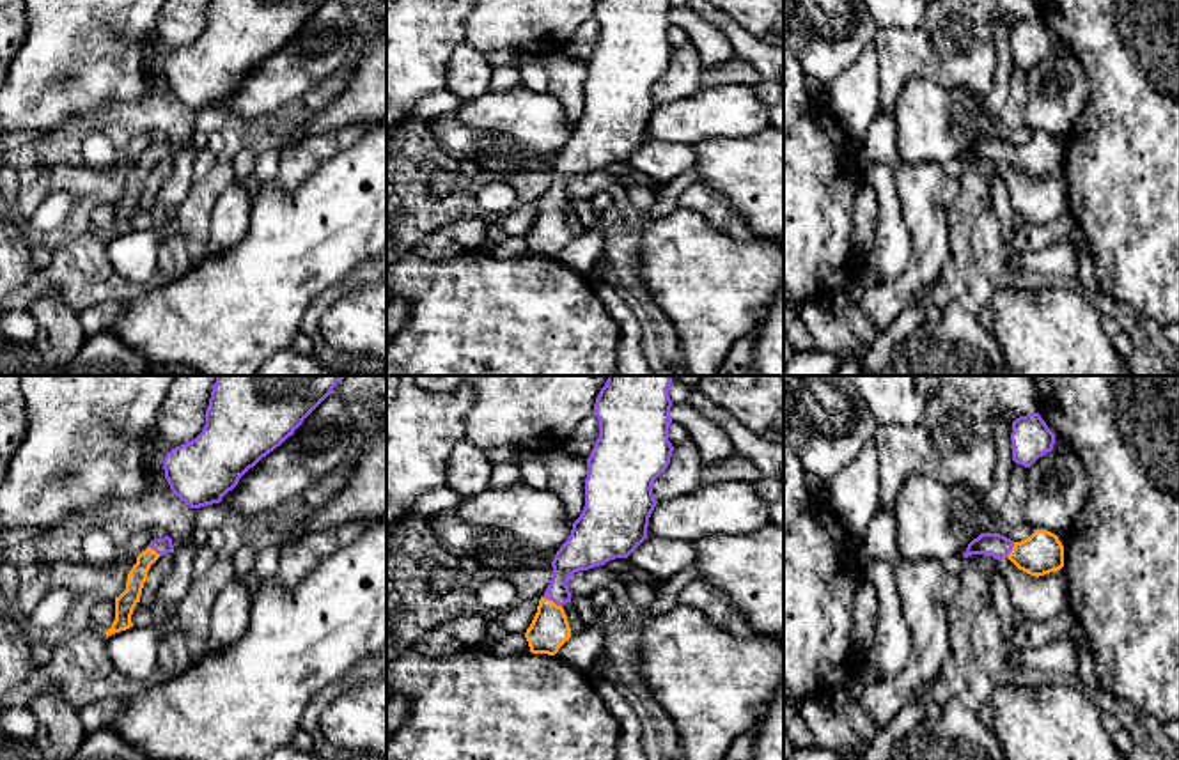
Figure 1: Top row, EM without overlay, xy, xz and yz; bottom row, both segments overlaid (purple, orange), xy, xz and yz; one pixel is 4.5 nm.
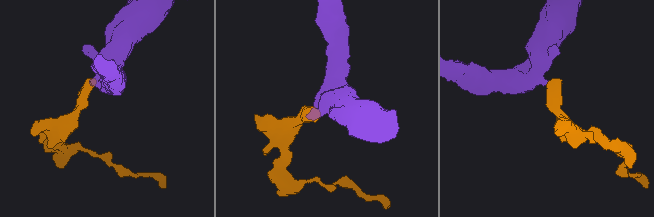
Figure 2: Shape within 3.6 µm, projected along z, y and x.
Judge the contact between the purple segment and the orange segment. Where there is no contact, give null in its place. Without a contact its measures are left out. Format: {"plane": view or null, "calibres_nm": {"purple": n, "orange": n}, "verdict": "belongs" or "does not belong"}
{"plane": "xz", "calibres_nm": {"purple": 160, "orange": 180}, "verdict": "belongs"}

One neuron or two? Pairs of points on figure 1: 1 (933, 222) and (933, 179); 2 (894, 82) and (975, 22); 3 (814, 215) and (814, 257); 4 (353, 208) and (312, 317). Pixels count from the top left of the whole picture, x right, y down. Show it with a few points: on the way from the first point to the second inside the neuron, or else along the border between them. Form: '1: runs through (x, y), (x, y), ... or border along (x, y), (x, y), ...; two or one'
1: runs through (929, 211), (929, 190); one
2: runs through (913, 61), (922, 52), (945, 48), (954, 39); one
3: runs through (814, 225), (814, 247); one
4: border along (318, 296), (307, 310), (300, 330); two

